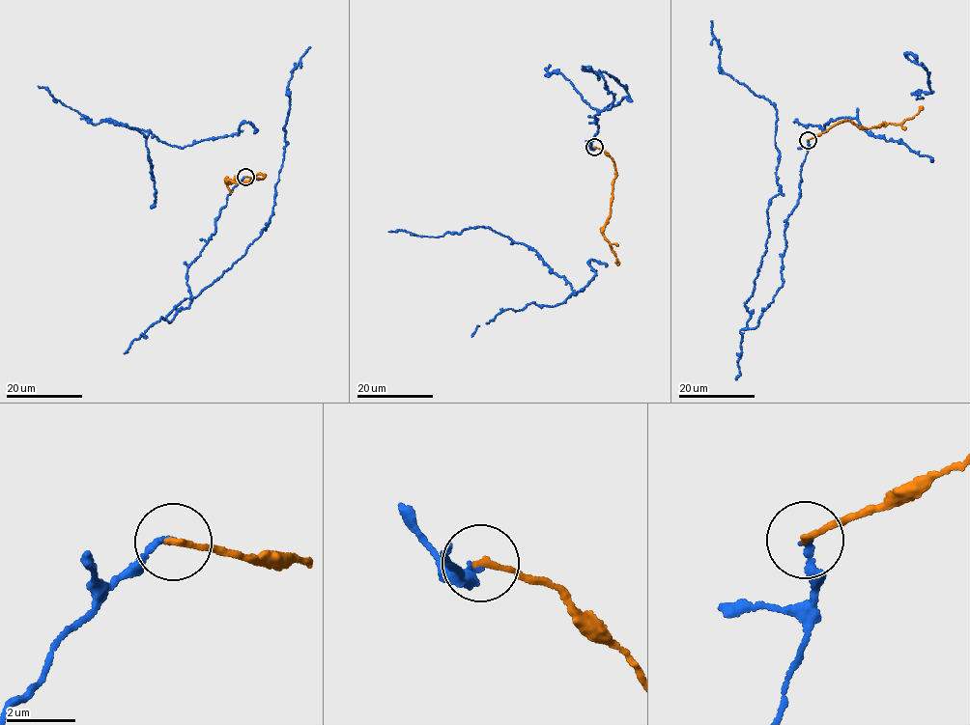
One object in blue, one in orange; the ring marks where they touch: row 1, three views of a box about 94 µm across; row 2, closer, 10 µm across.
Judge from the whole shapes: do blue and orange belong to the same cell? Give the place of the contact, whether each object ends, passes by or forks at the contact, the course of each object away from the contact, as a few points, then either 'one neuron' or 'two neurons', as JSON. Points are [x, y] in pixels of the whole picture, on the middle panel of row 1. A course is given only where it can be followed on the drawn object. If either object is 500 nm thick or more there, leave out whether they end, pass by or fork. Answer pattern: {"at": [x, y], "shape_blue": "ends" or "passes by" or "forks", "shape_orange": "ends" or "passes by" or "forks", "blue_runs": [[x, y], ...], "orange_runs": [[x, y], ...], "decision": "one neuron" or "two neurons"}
{"at": [594, 147], "shape_blue": "ends", "shape_orange": "ends", "blue_runs": [[594, 148], [595, 115], [614, 94], [596, 73], [626, 85], [630, 98], [599, 111], [547, 69]], "orange_runs": [[594, 148], [609, 153], [615, 171], [611, 212], [604, 231], [617, 264]], "decision": "one neuron"}

